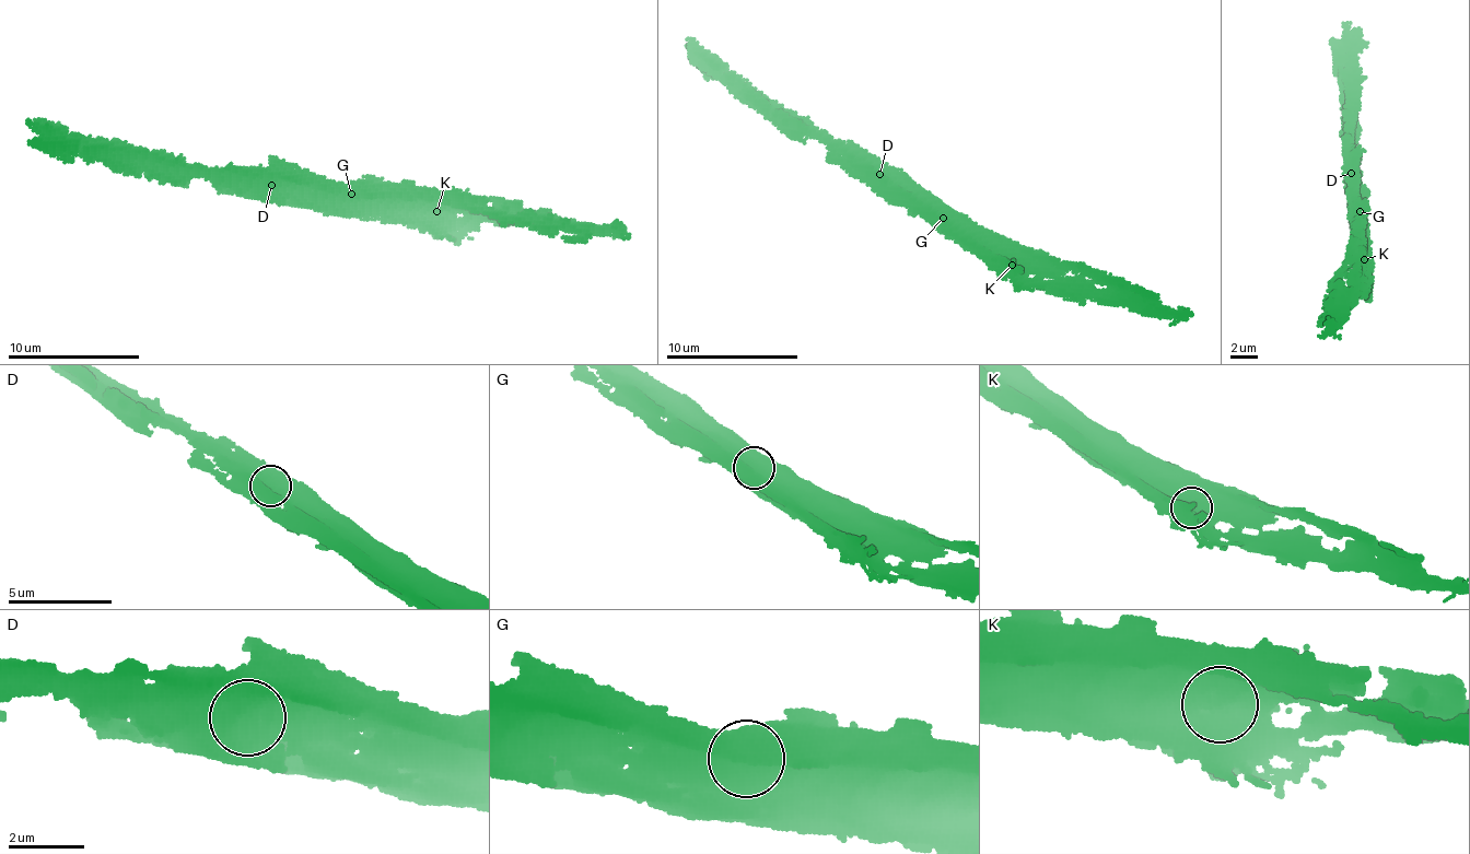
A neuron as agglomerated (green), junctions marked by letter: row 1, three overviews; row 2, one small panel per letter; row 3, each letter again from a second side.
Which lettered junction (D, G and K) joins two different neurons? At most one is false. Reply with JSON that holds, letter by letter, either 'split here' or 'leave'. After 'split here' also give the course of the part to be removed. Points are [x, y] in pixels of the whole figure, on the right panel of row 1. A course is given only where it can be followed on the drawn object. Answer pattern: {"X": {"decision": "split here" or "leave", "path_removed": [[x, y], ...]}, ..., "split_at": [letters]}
{"D": {"decision": "leave"}, "G": {"decision": "leave"}, "K": {"decision": "leave"}, "split_at": []}

